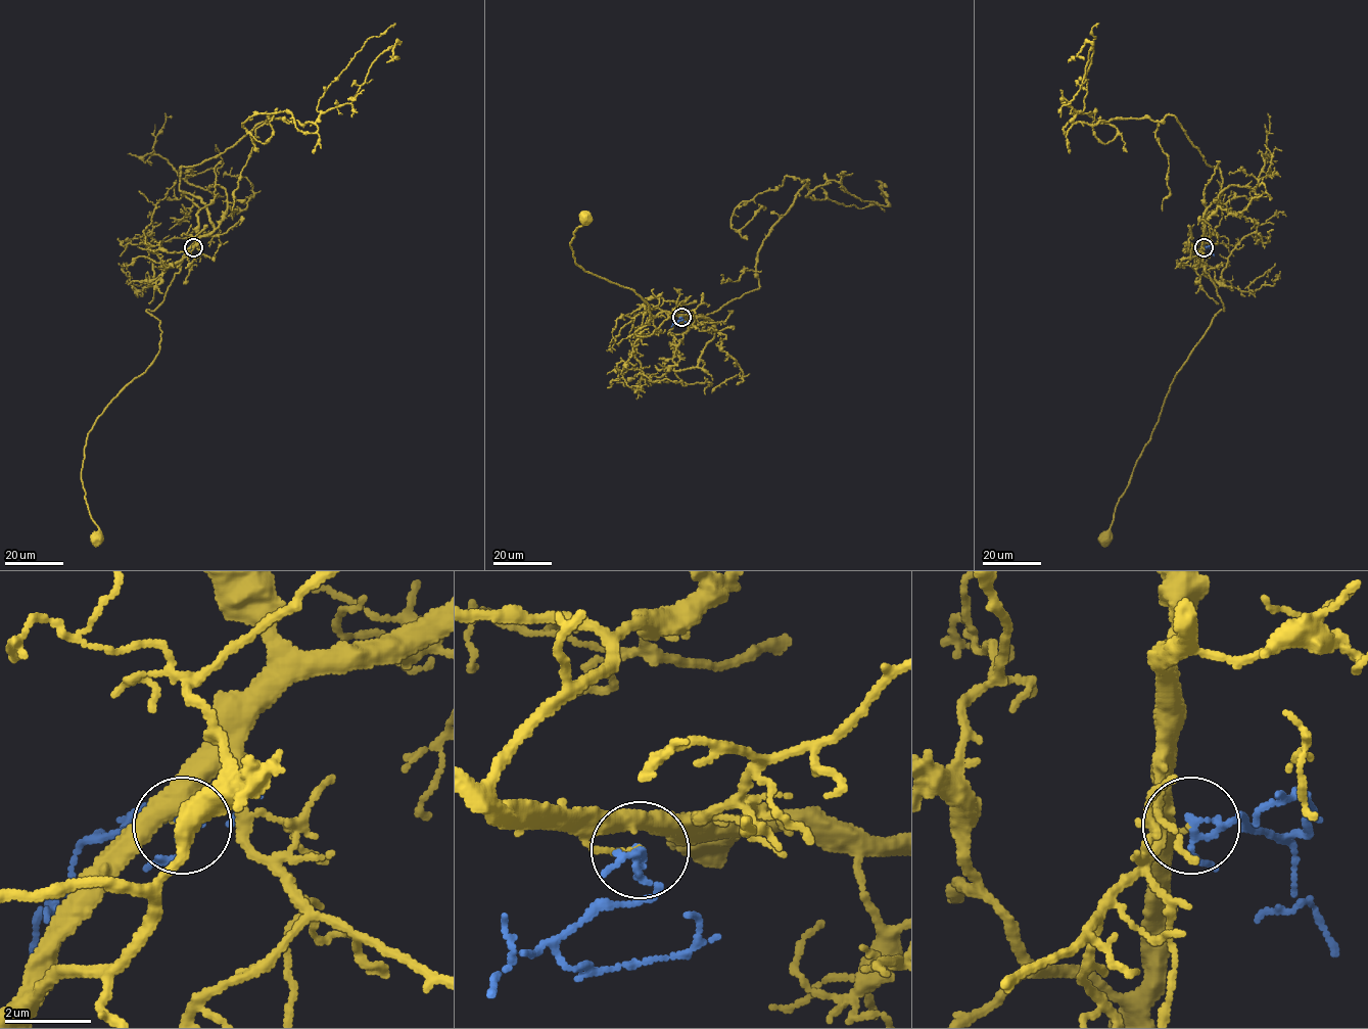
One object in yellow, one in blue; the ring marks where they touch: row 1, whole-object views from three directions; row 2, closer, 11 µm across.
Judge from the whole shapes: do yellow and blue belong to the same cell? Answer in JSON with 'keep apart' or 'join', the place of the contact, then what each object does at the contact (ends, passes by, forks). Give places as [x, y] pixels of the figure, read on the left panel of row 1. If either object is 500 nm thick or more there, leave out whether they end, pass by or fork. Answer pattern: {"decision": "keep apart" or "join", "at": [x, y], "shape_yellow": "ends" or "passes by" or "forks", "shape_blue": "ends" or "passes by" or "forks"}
{"decision": "keep apart", "at": [193, 247], "shape_yellow": "ends", "shape_blue": "passes by"}

